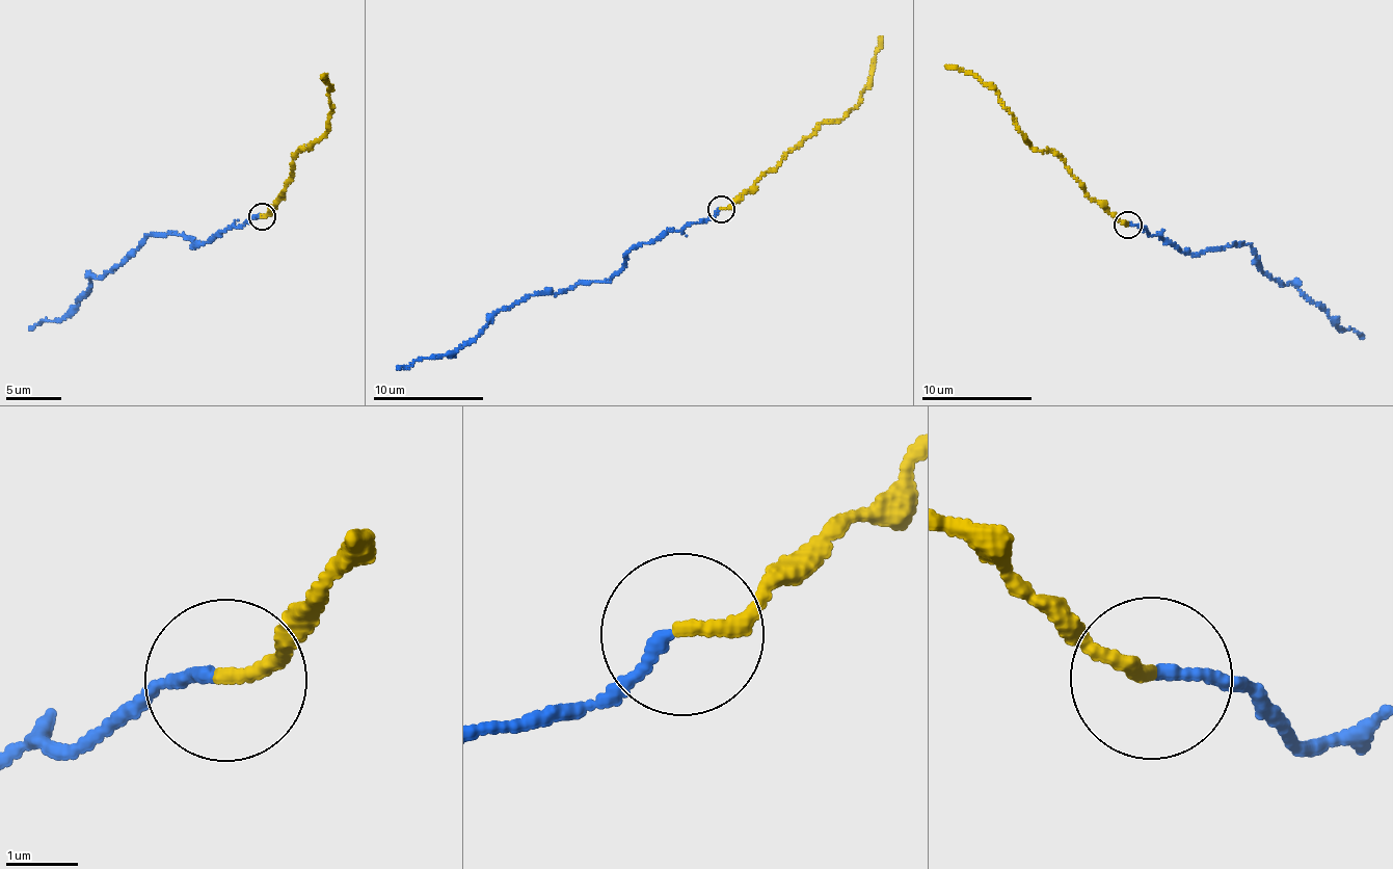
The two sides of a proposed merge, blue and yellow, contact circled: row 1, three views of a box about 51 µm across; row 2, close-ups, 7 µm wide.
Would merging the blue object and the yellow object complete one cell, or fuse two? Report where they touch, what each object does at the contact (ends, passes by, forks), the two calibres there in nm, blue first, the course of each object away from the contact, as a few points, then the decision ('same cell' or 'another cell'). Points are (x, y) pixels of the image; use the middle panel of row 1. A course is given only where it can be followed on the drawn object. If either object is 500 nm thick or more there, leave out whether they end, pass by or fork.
place (721, 209); blue ends; yellow ends; calibres 150 and 200 nm; course blue (720, 209), (630, 251), (625, 264), (608, 279), (531, 294), (492, 314), (462, 347), (397, 369); course yellow (720, 209), (765, 176), (823, 124), (836, 123), (858, 105), (882, 36); another cell

